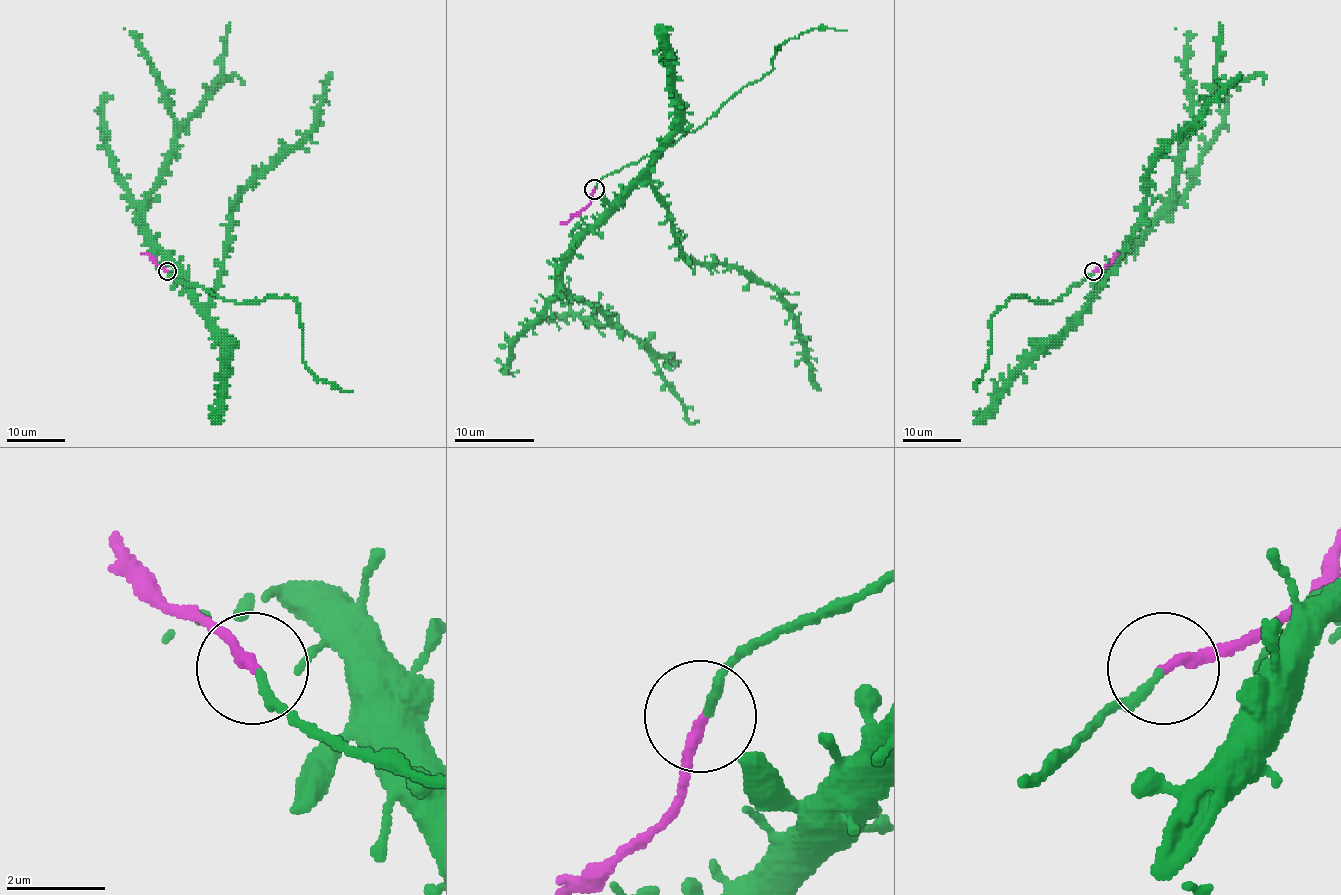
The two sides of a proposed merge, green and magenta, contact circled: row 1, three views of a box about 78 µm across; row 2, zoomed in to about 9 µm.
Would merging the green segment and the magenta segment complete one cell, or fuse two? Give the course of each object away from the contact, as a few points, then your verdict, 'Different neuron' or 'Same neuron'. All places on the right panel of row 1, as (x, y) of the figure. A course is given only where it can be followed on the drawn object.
Course of green: (1093, 272), (1082, 281), (1094, 288), (1088, 305), (1141, 215), (1148, 168), (1161, 150), (1240, 74). Course of magenta: (1093, 272), (1106, 267), (1119, 254). Same neuron

